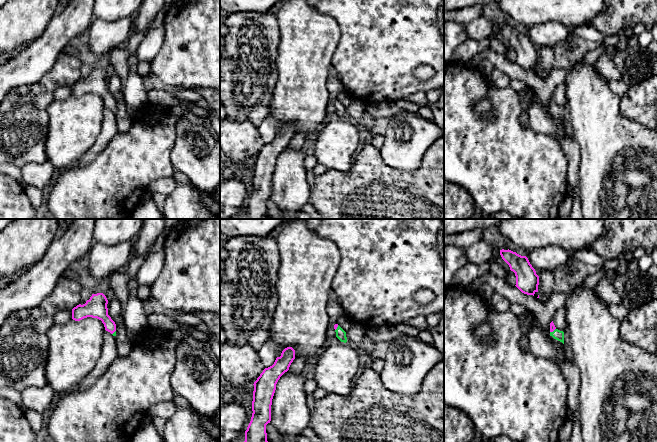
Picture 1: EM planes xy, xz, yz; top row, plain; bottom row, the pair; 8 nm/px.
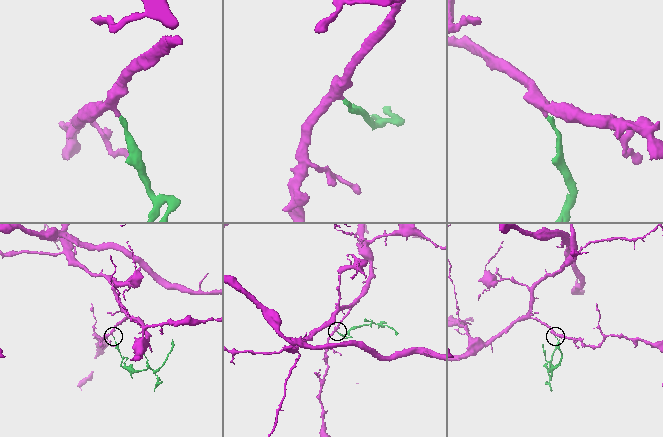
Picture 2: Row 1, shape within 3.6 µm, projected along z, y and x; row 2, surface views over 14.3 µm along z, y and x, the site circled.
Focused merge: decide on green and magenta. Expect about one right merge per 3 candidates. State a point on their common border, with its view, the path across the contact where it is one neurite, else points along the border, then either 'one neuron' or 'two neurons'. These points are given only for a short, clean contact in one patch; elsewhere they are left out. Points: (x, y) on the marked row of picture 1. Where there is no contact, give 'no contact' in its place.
yz (553, 331) | across yz (556, 334), (553, 331), (552, 327) | one neuron

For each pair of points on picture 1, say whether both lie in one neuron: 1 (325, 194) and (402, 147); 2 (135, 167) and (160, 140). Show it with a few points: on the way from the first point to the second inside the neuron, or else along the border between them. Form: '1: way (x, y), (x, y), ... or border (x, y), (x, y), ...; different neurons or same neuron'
1: border (379, 149), (381, 158), (390, 167), (403, 172); different neurons
2: way (140, 160), (153, 147); same neuron

